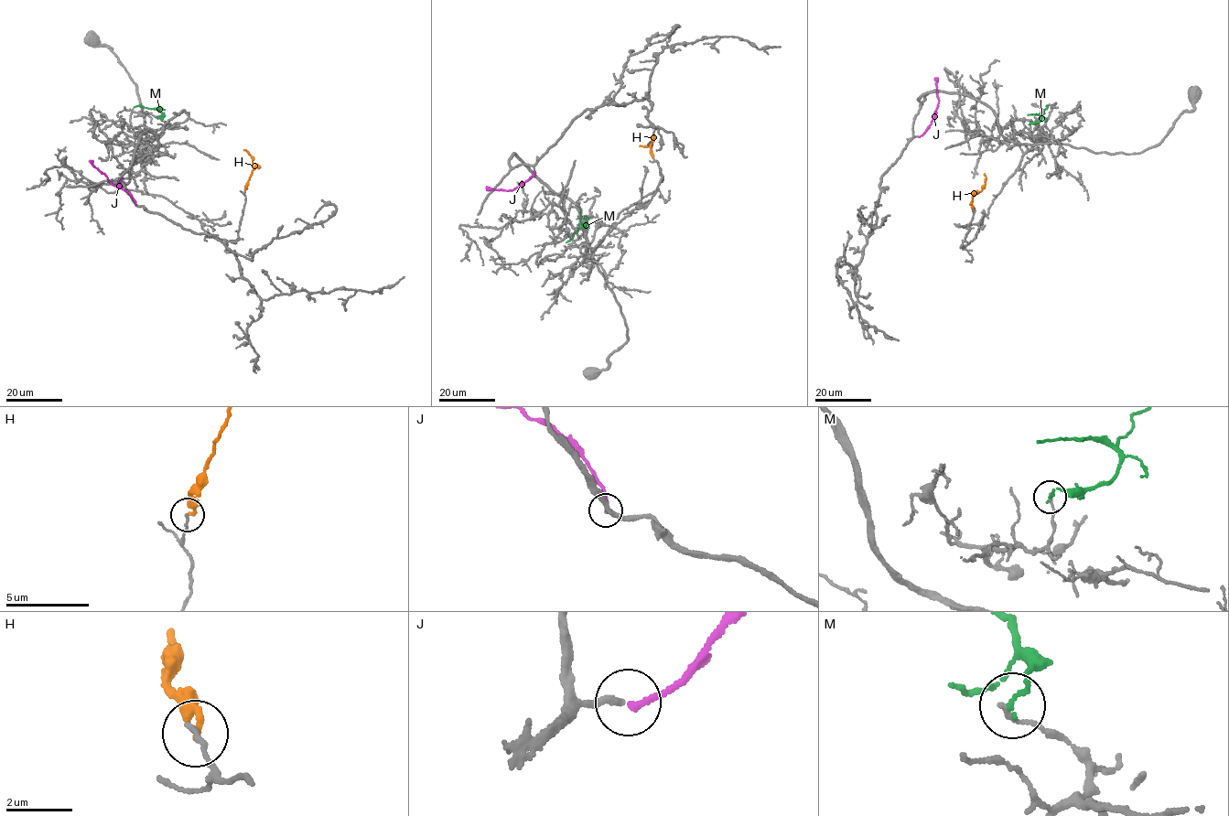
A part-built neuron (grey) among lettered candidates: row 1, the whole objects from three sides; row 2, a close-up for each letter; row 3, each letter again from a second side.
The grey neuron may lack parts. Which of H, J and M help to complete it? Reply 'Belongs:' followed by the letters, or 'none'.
Belongs: J

